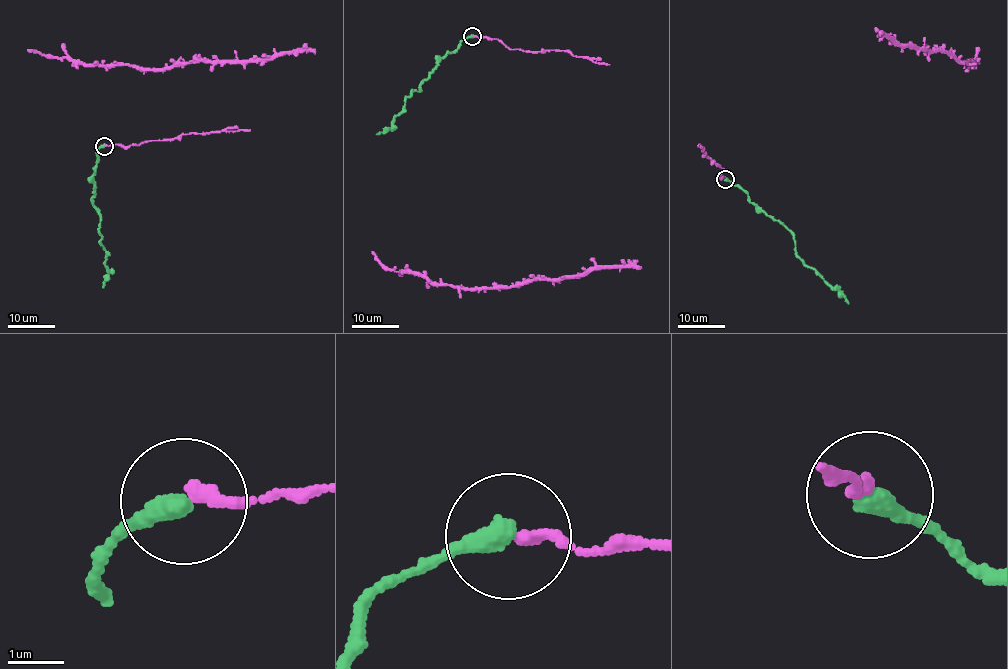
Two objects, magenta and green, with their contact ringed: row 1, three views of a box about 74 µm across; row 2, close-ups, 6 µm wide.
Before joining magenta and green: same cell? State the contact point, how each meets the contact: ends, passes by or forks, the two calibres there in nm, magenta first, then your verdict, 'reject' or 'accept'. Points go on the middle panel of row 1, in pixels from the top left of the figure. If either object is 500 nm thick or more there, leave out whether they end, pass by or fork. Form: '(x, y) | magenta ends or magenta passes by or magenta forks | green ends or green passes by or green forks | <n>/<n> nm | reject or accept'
(472, 36) | magenta ends | green ends | 220/380 nm | reject

